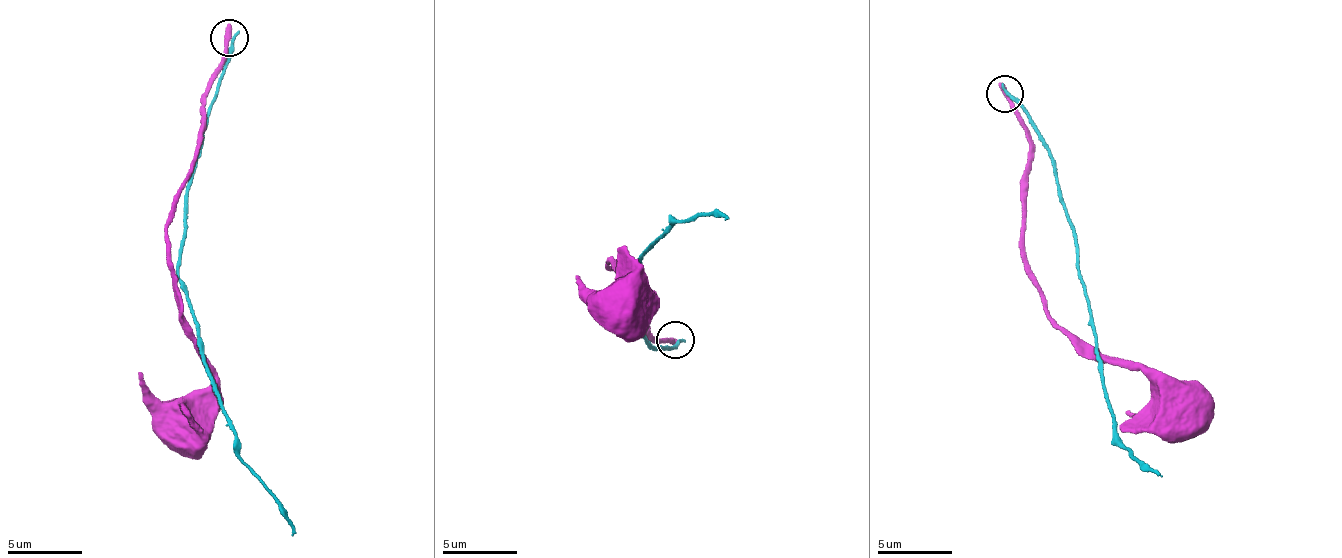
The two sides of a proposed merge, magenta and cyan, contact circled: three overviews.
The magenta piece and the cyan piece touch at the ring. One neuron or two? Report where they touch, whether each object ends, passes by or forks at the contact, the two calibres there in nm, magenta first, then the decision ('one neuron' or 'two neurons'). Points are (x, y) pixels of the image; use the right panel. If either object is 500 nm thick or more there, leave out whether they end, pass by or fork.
(1004, 94) | magenta ends | cyan ends | 420/280 nm | two neurons

